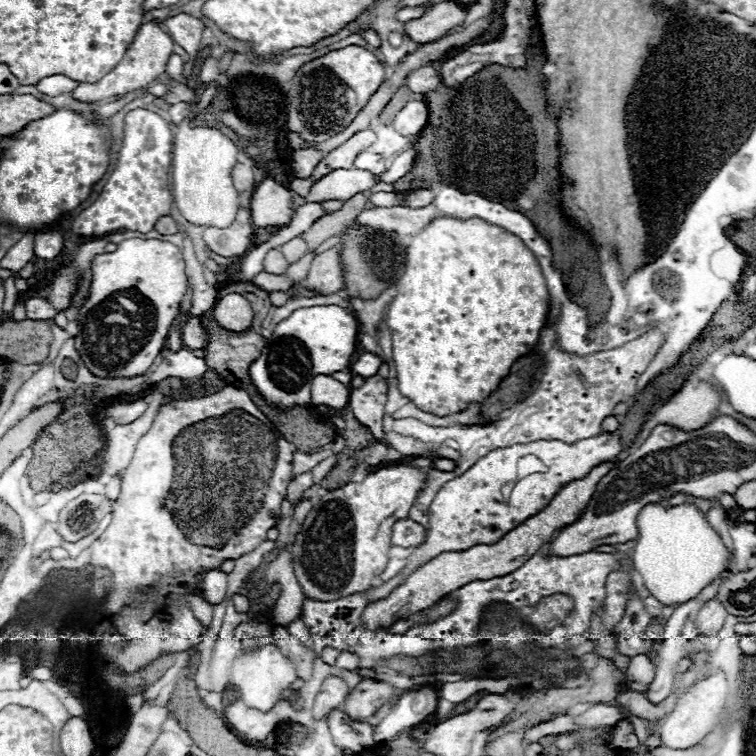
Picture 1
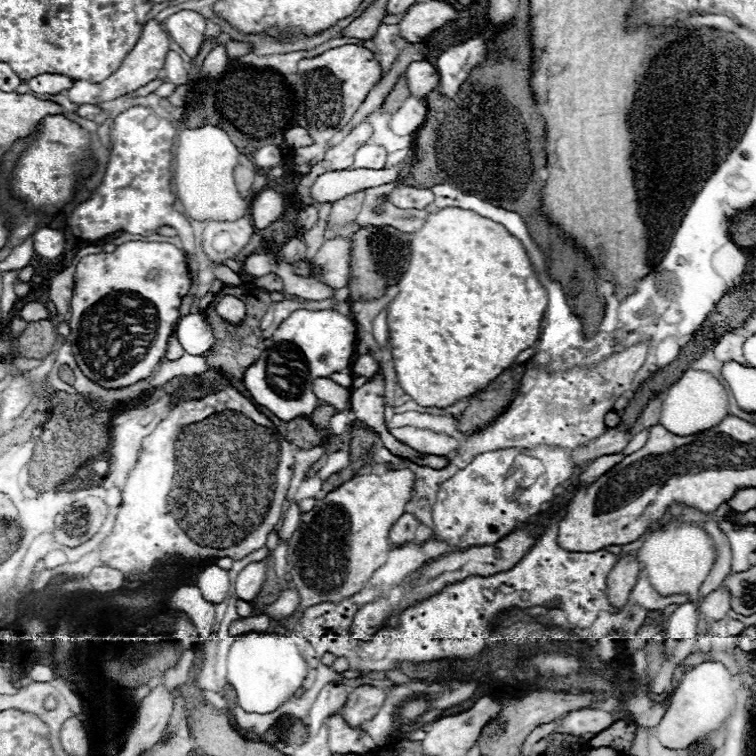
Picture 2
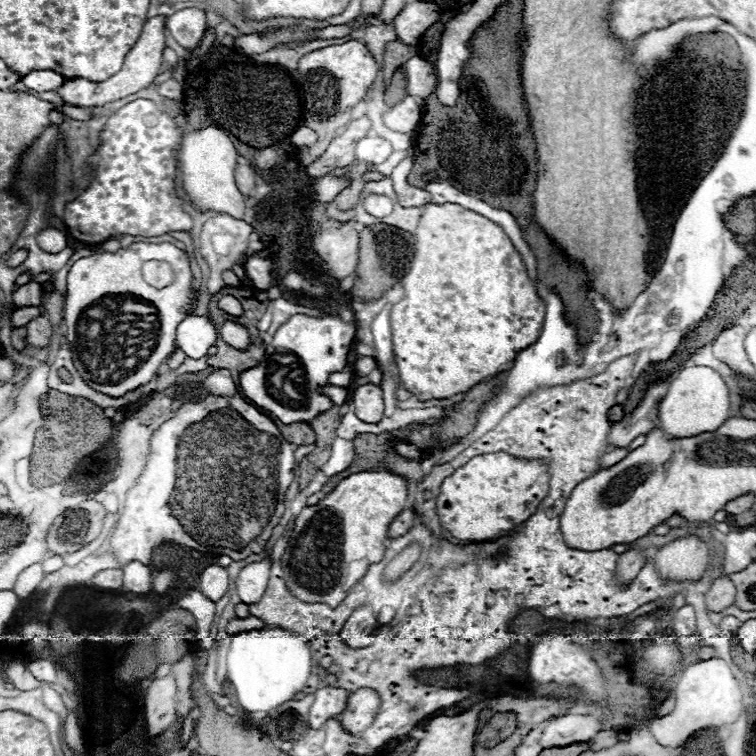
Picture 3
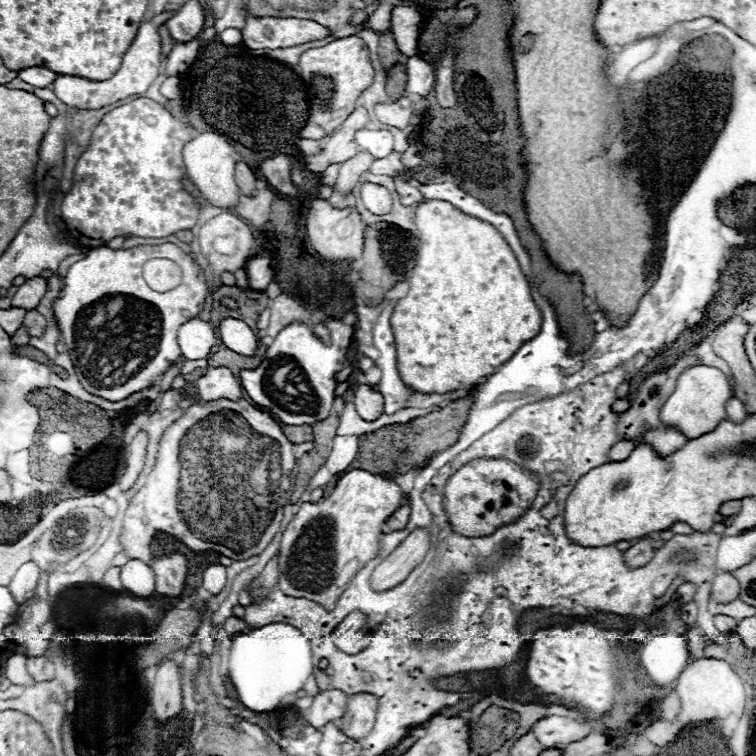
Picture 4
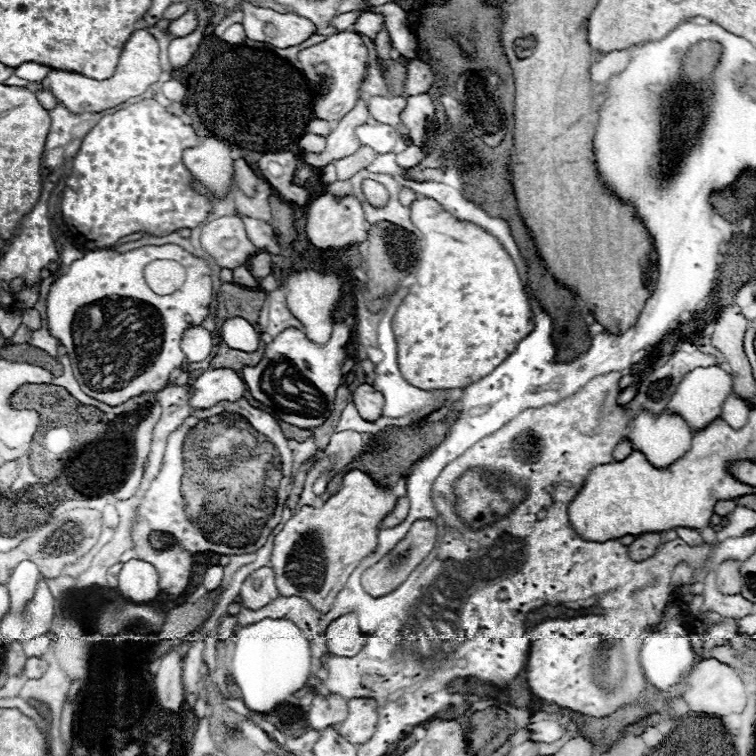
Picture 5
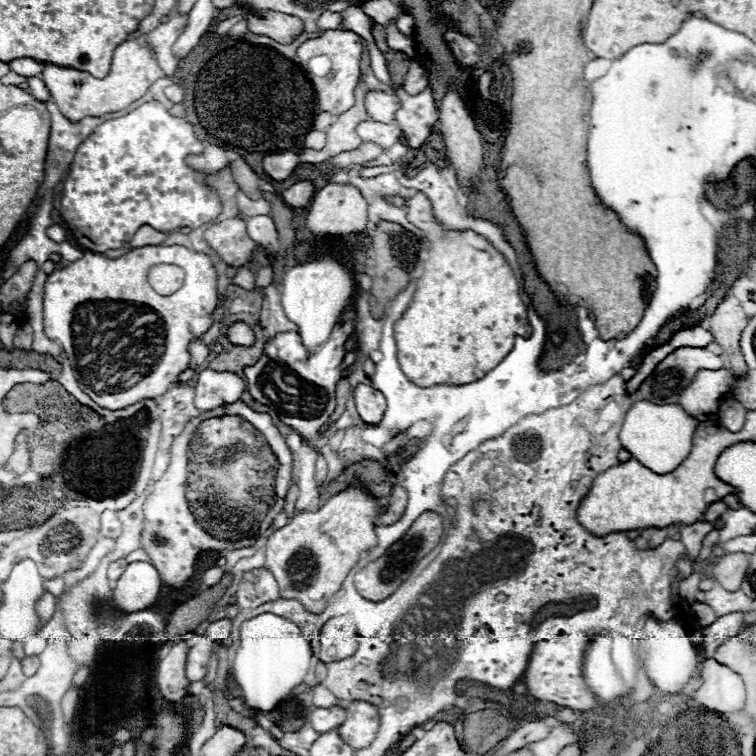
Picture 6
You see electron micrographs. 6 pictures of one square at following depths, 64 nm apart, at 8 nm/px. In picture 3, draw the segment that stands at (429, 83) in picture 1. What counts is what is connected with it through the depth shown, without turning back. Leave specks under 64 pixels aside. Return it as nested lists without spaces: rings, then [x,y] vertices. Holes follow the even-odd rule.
[[[412,60],[412,64],[404,64],[406,70],[406,80],[408,80],[408,94],[426,98],[434,92],[436,88],[436,70],[430,62],[426,60]]]

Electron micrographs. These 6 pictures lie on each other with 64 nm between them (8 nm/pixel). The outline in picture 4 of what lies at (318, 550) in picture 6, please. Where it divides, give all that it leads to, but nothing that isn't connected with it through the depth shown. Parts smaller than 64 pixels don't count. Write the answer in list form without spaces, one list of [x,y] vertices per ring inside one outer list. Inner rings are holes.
[[[350,470],[344,474],[332,494],[320,504],[302,504],[300,512],[282,532],[278,568],[278,586],[286,596],[302,596],[322,604],[322,608],[334,608],[340,592],[356,574],[356,564],[368,562],[380,550],[382,524],[402,504],[404,494],[400,486],[380,474],[366,470]]]

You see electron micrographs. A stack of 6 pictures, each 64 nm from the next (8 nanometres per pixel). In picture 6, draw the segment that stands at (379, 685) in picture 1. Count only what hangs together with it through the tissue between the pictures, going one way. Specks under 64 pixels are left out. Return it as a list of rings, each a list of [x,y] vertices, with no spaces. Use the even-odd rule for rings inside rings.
[[[350,702],[346,704],[346,720],[336,732],[342,736],[342,740],[346,740],[346,744],[350,744],[350,748],[362,750],[372,744],[378,728],[380,716],[372,704]]]

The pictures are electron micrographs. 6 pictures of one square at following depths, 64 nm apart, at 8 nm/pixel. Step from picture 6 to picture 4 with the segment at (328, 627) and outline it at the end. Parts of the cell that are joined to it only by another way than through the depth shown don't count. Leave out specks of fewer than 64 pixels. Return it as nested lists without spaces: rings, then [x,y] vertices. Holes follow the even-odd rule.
[[[352,612],[330,632],[330,638],[338,650],[346,654],[356,654],[368,646],[370,630],[364,626],[360,612]]]

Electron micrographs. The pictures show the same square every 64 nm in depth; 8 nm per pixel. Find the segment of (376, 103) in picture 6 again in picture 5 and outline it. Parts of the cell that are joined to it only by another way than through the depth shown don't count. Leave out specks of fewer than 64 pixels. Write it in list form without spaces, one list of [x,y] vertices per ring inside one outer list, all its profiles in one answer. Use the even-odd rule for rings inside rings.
[[[372,96],[368,100],[368,112],[374,120],[382,124],[396,126],[400,124],[400,112],[406,106],[404,96]]]

